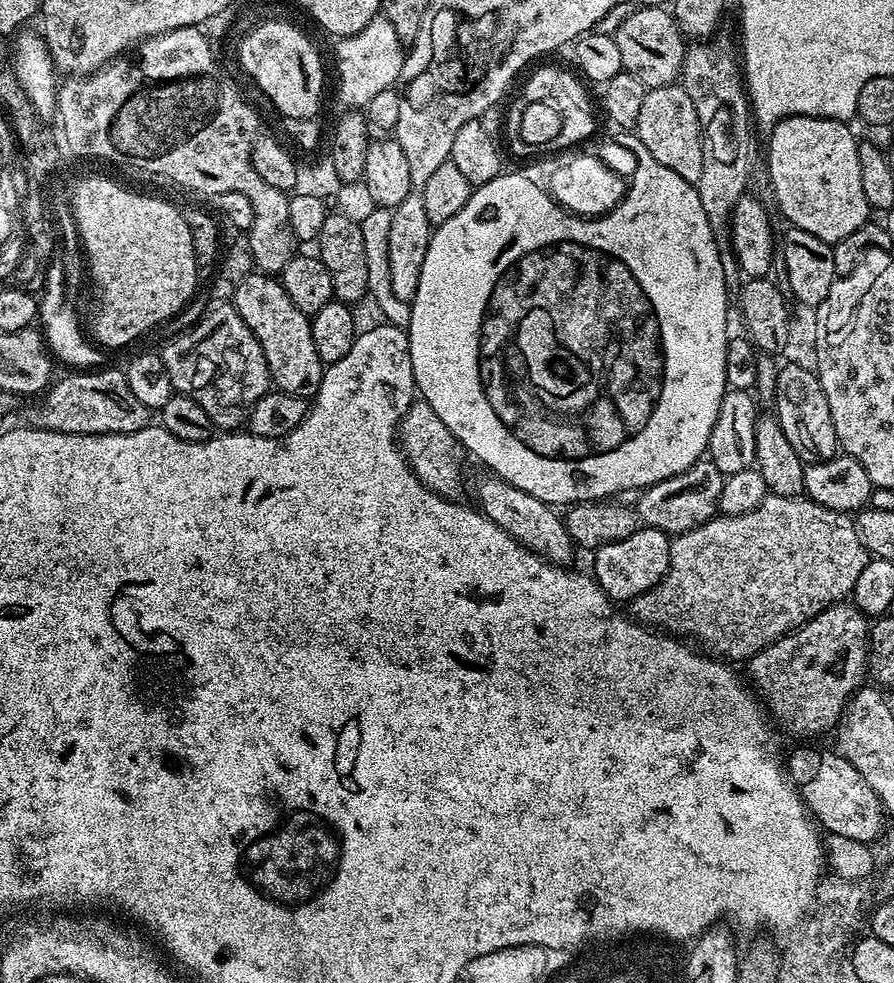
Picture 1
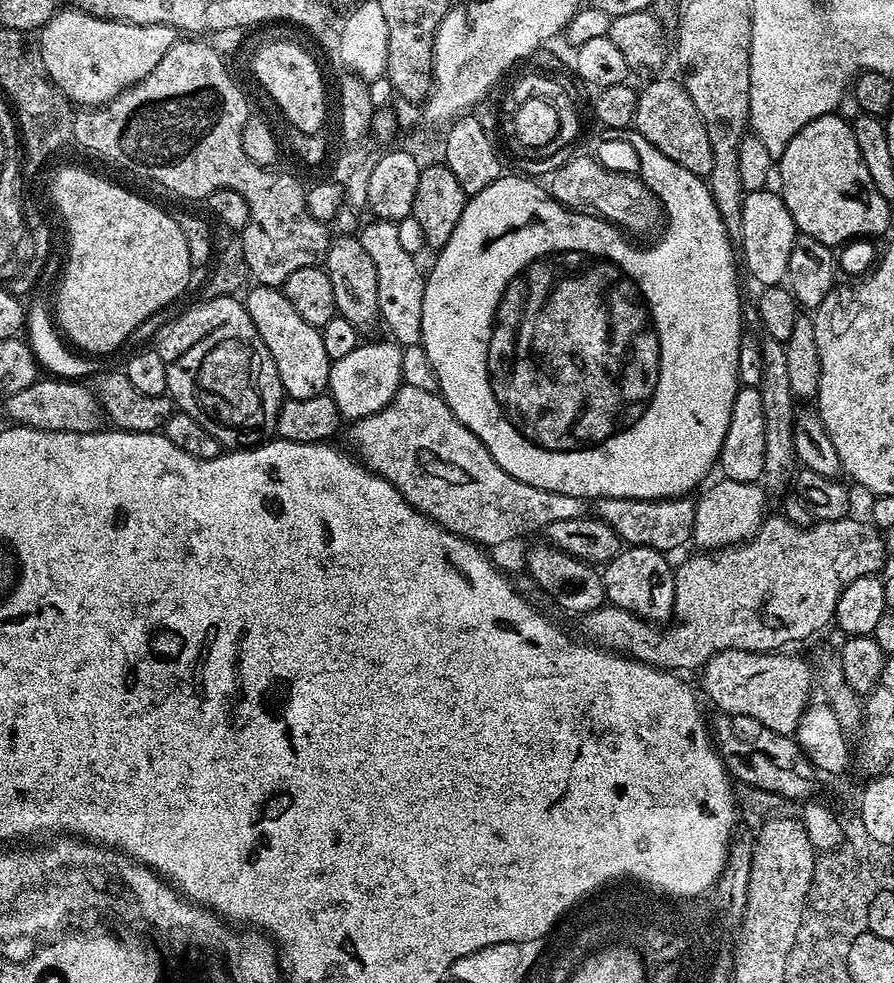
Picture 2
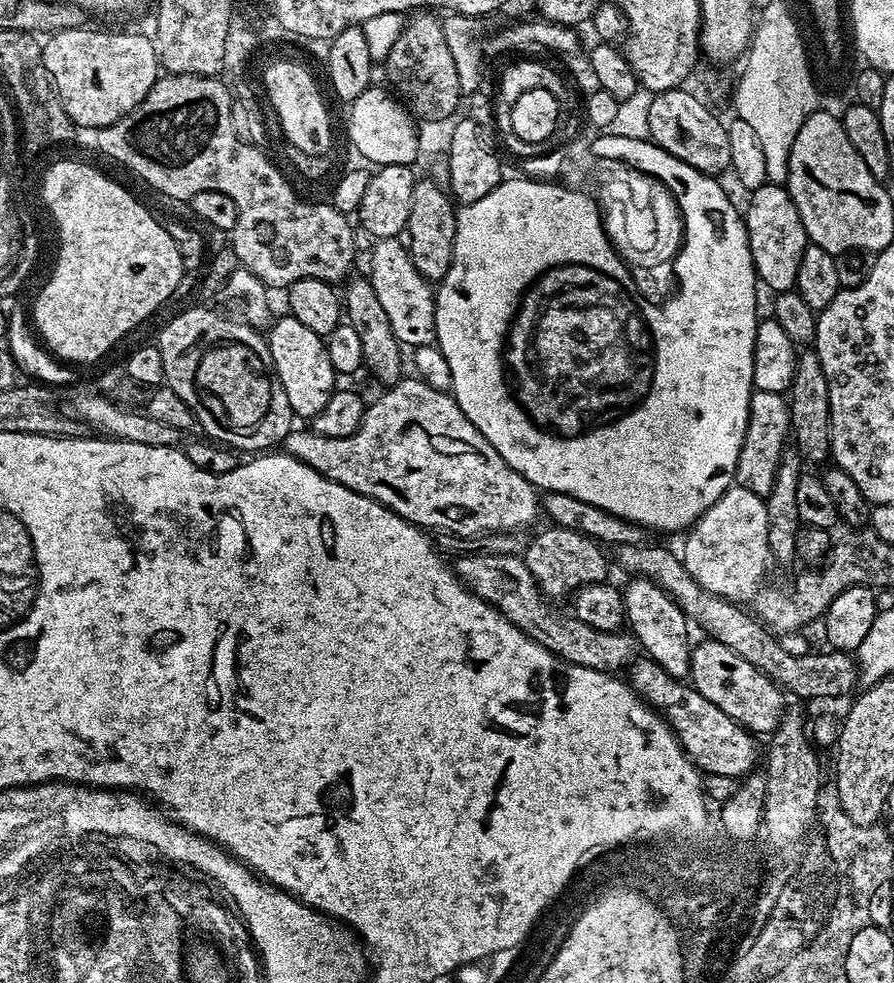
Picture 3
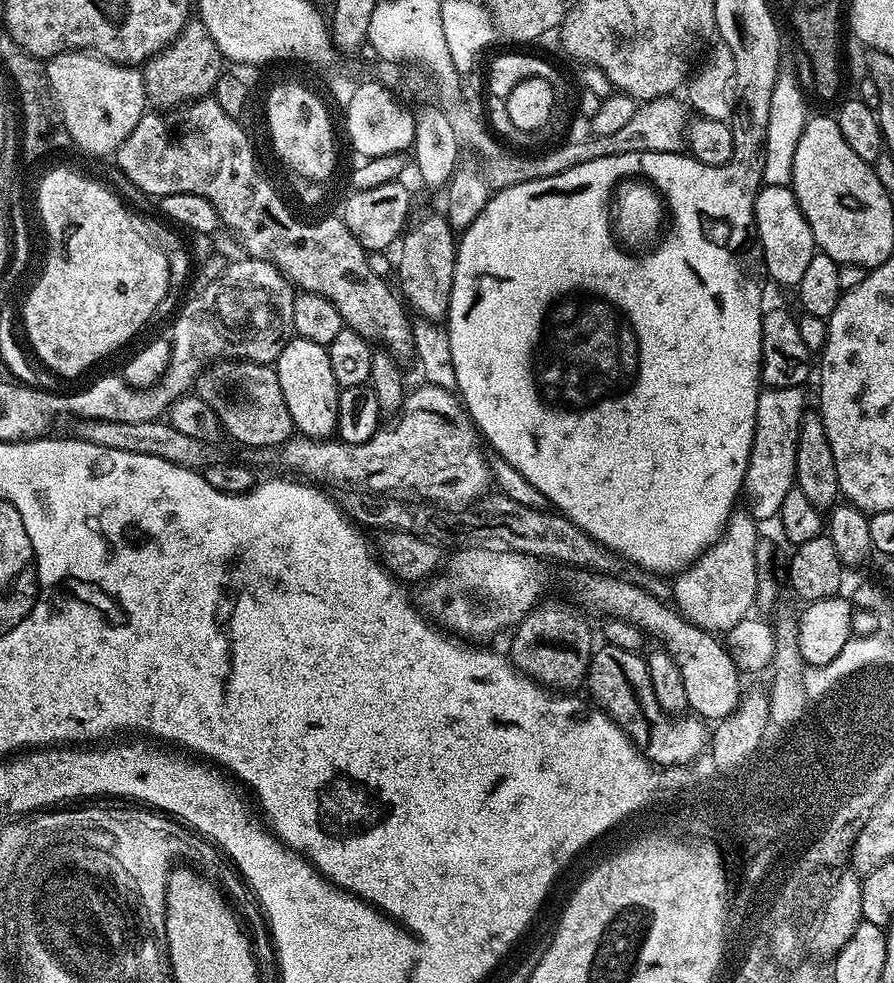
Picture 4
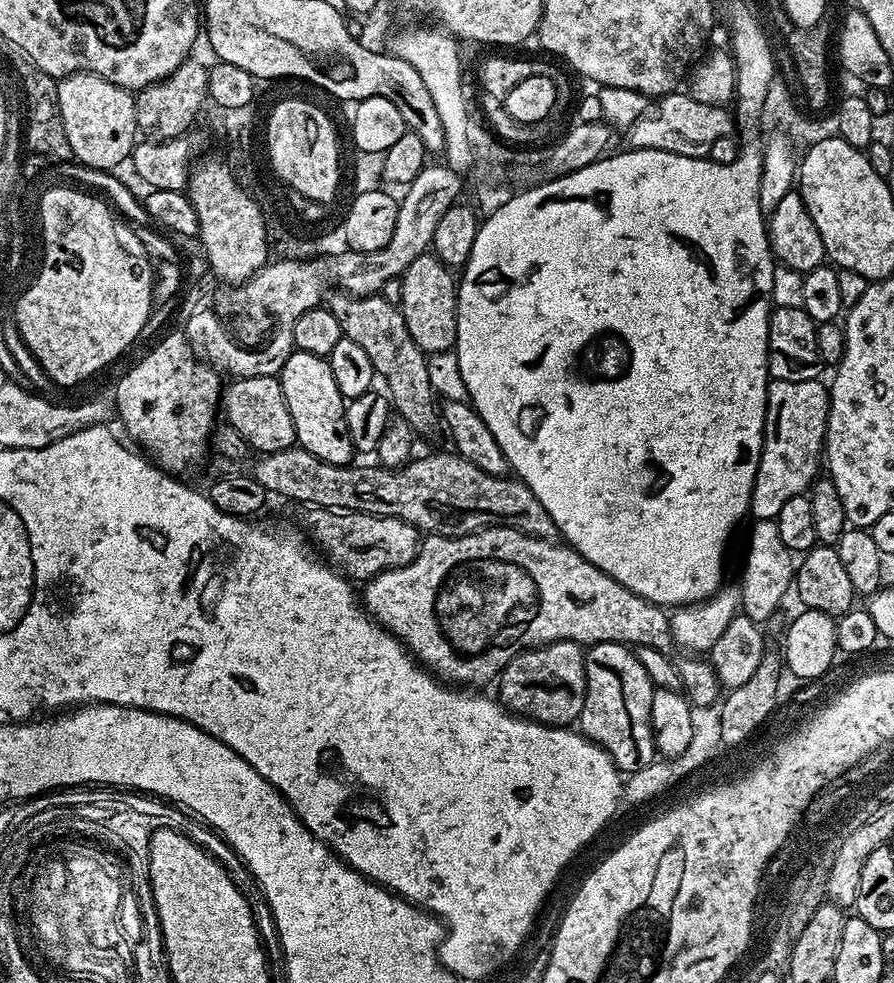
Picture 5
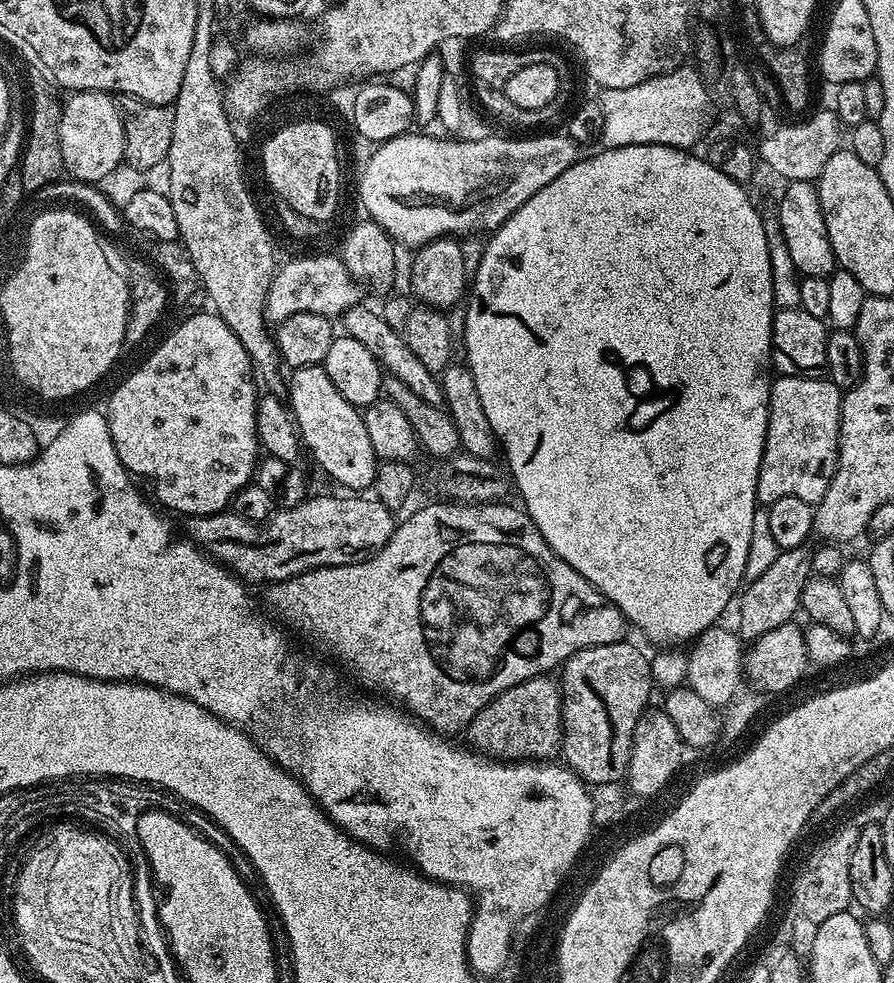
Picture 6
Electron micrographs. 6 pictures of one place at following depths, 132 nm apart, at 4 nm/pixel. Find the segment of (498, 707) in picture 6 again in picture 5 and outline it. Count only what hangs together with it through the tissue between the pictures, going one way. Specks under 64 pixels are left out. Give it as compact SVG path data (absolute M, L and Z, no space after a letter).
M556 640L553 644L542 644L538 648L525 648L503 668L498 677L500 693L498 699L510 712L523 714L527 719L540 724L572 726L579 721L586 698L586 678L584 677L585 649L569 640Z

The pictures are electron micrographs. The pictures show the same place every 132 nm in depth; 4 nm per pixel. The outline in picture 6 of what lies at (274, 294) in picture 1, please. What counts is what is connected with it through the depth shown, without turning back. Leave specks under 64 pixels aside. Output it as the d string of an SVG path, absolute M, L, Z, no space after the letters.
M302 366L291 369L287 377L286 400L295 419L303 447L312 451L320 468L332 480L337 480L344 490L371 489L378 461L374 454L374 446L370 446L370 434L366 434L366 426L361 409L355 408L338 389L330 382L330 374L326 374L323 366Z

